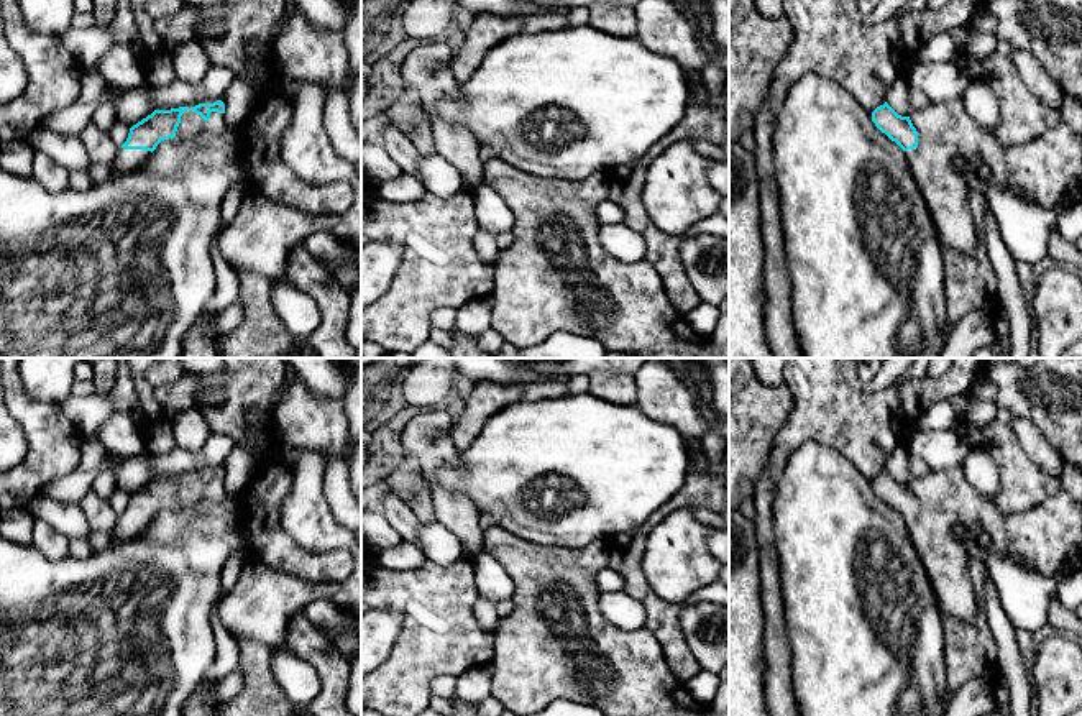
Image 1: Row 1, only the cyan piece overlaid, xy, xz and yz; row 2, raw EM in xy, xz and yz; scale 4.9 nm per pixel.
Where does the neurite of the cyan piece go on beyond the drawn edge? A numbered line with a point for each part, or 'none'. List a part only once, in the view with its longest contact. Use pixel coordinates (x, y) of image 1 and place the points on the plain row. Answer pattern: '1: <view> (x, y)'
1: xy (192, 493)

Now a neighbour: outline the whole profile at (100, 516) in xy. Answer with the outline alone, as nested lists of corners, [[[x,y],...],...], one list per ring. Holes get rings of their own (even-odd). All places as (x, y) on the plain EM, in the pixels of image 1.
[[[92,489],[79,501],[79,506],[89,522],[90,534],[113,534],[118,514],[110,503],[97,496]]]

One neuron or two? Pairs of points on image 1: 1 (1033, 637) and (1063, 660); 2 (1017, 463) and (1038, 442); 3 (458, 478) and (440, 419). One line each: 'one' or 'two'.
1: two
2: two
3: two

